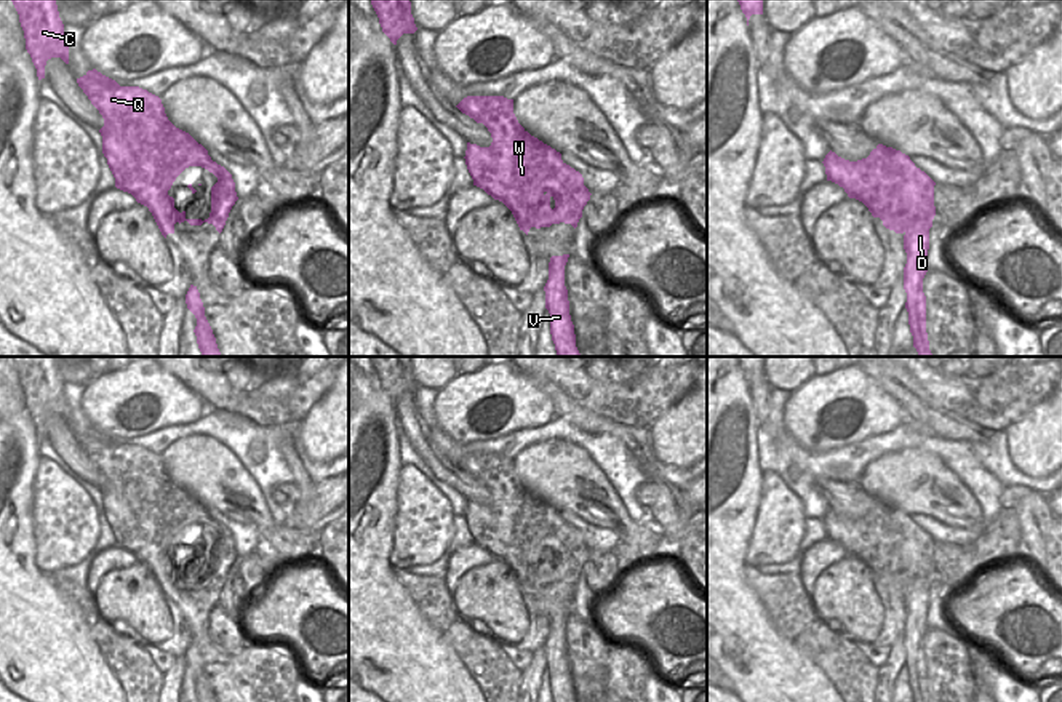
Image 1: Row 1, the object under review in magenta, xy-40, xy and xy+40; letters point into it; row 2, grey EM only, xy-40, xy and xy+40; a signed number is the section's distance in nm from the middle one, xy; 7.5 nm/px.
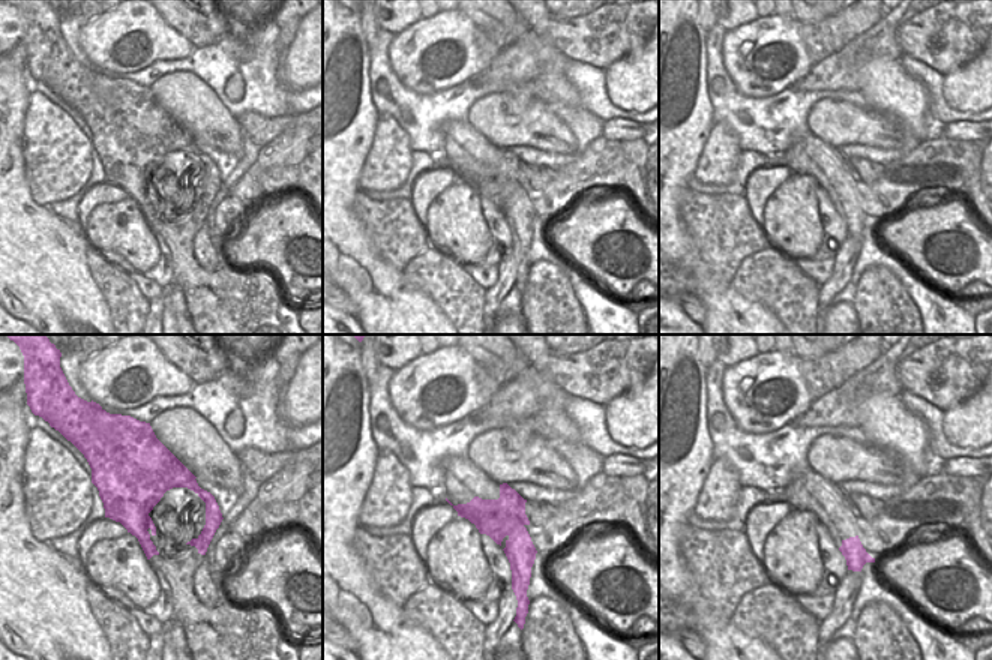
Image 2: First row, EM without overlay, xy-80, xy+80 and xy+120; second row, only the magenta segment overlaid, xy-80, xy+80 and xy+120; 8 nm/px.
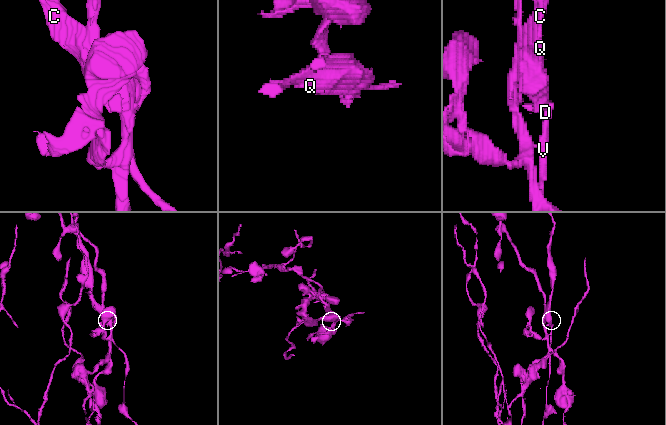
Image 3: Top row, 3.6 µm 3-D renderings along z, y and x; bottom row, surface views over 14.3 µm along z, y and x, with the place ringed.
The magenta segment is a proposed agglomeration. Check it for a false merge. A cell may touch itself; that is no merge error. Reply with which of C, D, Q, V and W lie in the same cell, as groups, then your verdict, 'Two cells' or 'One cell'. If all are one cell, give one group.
Groups: C Q W / D V. Two cells

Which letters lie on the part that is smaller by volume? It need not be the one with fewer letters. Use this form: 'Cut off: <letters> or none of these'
Cut off: D, V

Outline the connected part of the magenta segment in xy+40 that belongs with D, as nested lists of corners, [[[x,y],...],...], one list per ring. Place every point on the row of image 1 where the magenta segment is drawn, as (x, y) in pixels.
[[[918,219],[904,235],[904,249],[907,253],[904,267],[905,309],[908,312],[913,347],[920,357],[932,357],[926,333],[926,296],[923,293],[931,227],[932,219]]]

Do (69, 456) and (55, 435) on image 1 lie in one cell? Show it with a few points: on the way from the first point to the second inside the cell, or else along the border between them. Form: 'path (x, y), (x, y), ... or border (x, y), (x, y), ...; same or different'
path (69, 451), (59, 440); same

